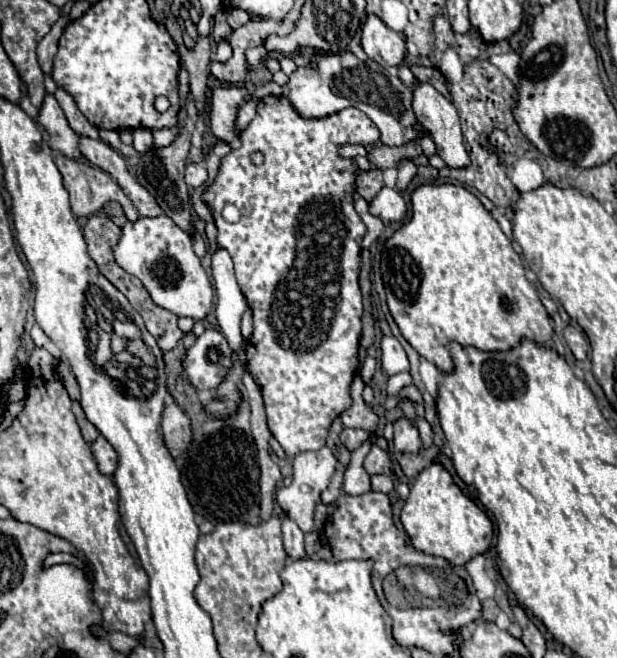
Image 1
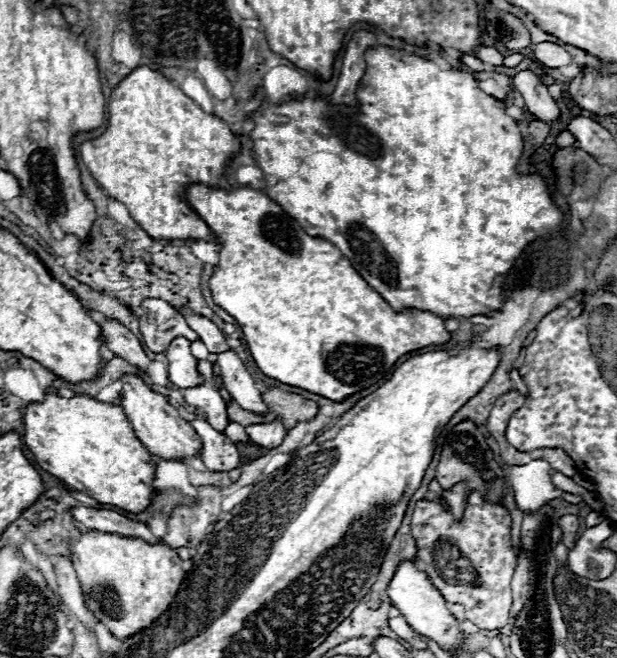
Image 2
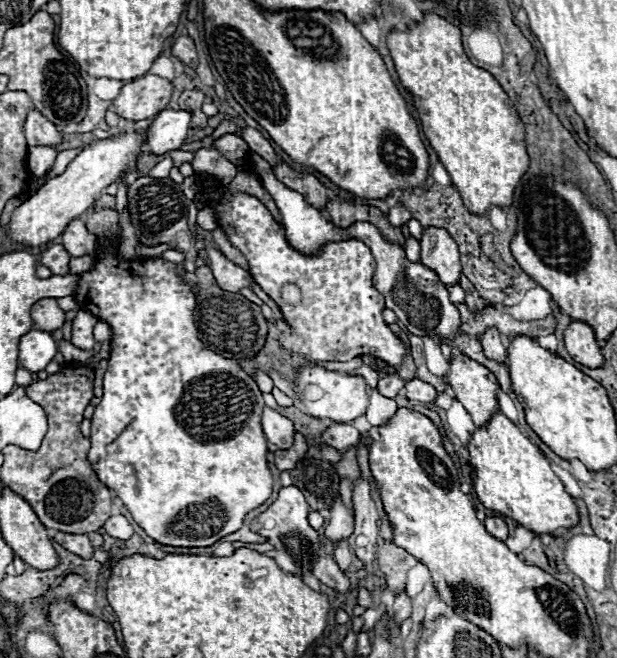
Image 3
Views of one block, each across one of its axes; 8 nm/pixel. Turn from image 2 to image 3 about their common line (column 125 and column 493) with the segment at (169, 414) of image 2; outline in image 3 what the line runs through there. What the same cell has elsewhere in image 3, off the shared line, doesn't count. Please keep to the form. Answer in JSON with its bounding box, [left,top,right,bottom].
[444,352,498,428]

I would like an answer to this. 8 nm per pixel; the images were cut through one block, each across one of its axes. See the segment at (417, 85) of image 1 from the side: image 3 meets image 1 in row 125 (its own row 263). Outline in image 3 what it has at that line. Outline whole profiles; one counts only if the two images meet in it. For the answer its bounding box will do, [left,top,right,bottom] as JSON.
[420,228,460,284]

